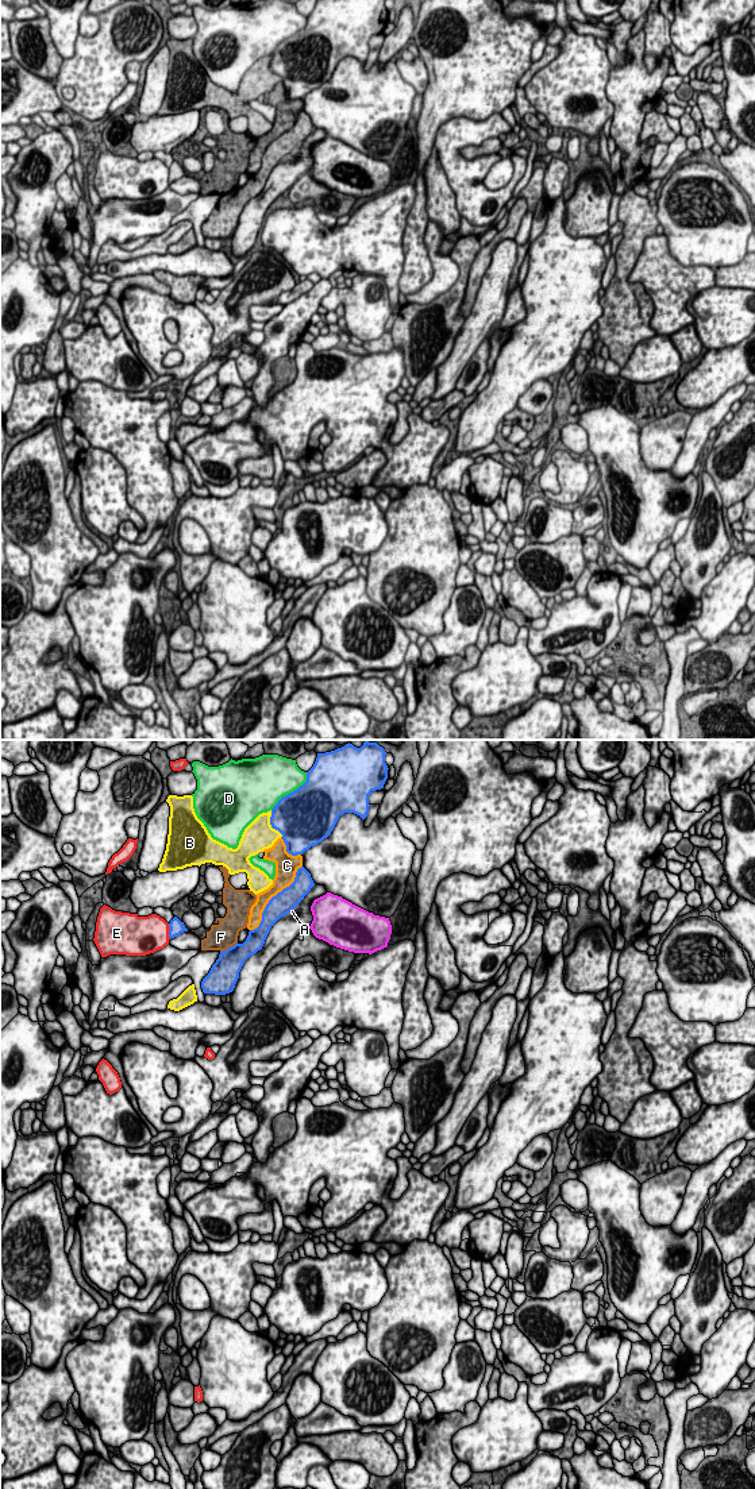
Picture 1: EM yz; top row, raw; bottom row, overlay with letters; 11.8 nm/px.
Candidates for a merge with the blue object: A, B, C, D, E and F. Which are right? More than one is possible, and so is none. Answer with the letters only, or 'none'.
none

